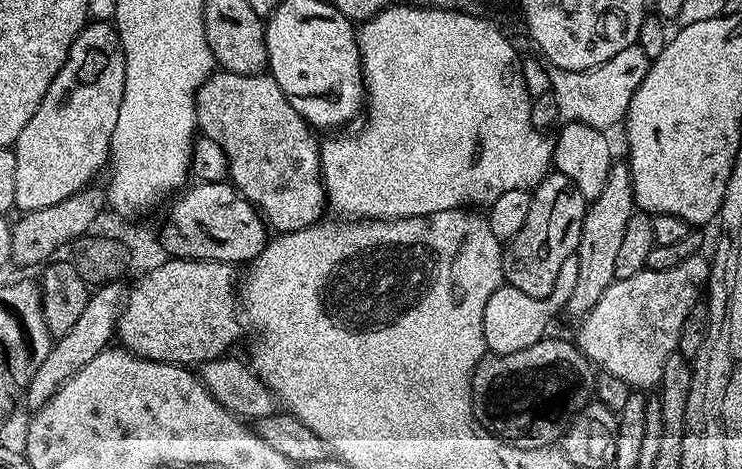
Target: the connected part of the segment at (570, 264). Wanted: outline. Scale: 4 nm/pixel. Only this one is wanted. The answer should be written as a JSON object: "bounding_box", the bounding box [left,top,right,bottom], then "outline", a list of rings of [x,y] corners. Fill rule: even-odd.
{"bounding_box":[482,258,578,355],"outline":[[[575,258],[562,262],[558,270],[558,282],[554,282],[554,290],[542,298],[530,298],[522,294],[512,284],[501,284],[486,302],[486,310],[482,310],[482,334],[484,347],[491,355],[514,354],[514,350],[526,350],[526,346],[534,346],[534,342],[545,339],[549,335],[548,327],[556,315],[567,309],[570,298],[578,283],[578,262]]]}

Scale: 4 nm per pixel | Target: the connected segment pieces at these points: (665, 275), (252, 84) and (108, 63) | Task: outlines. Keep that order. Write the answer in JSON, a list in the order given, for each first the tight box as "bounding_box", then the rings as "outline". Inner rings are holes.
[{"bounding_box":[574,254,709,390],"outline":[[[697,254],[686,258],[686,262],[678,262],[678,266],[670,266],[670,270],[645,268],[630,278],[613,280],[606,294],[579,321],[580,329],[574,335],[576,347],[600,372],[622,378],[633,390],[655,389],[666,358],[678,349],[686,314],[705,295],[709,275],[709,257]]]},{"bounding_box":[196,70,326,233],"outline":[[[223,70],[213,71],[196,92],[196,122],[203,135],[214,138],[214,142],[226,150],[228,180],[257,208],[273,233],[297,232],[323,217],[320,215],[326,212],[326,197],[324,178],[320,174],[317,133],[300,117],[298,110],[290,106],[288,96],[282,94],[272,75],[247,76]]]},{"bounding_box":[14,22,126,213],"outline":[[[89,22],[76,35],[74,46],[70,46],[70,54],[58,70],[54,82],[50,82],[50,90],[46,90],[46,98],[34,110],[34,118],[26,122],[22,134],[18,134],[14,151],[16,153],[16,173],[14,174],[14,198],[16,208],[21,213],[42,210],[46,206],[54,206],[76,192],[83,192],[93,183],[92,180],[100,172],[100,167],[110,160],[112,135],[114,126],[118,126],[118,110],[122,110],[122,94],[126,82],[126,62],[120,36],[111,23],[95,24]]]}]

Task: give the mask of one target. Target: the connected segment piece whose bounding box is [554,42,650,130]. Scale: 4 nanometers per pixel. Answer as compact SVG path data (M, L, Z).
M636 42L628 45L605 64L588 71L561 71L554 84L554 92L559 101L559 115L569 121L579 121L601 130L608 130L611 124L619 125L628 115L630 98L634 98L634 90L638 90L642 78L646 78L648 73L650 56L647 56L640 46Z

